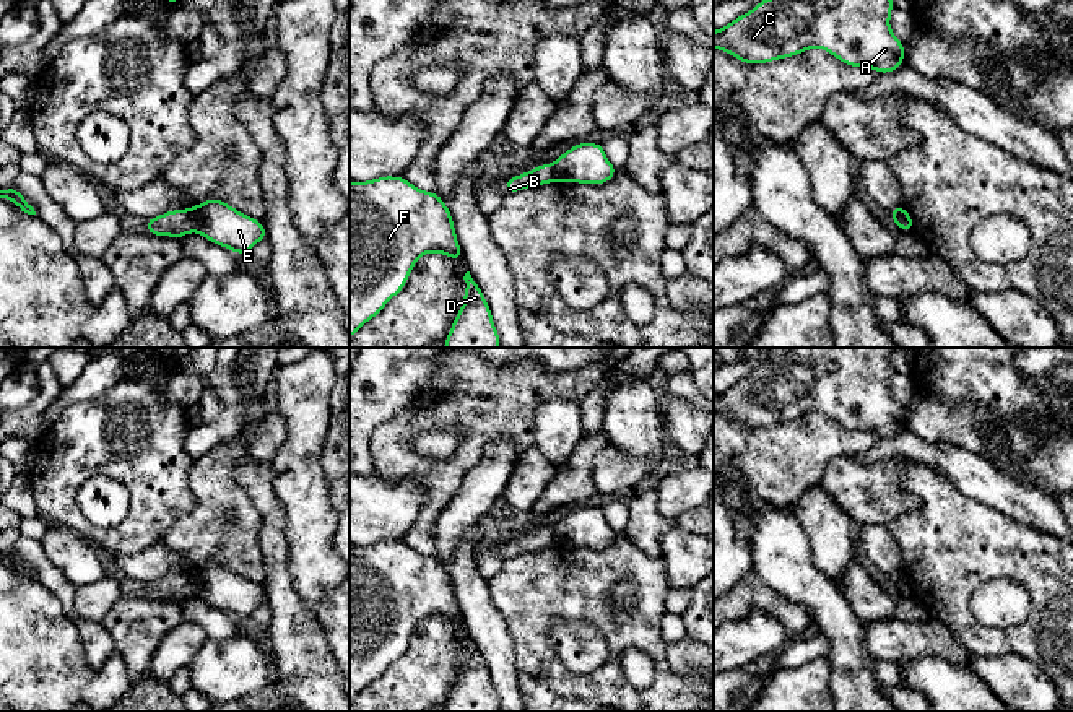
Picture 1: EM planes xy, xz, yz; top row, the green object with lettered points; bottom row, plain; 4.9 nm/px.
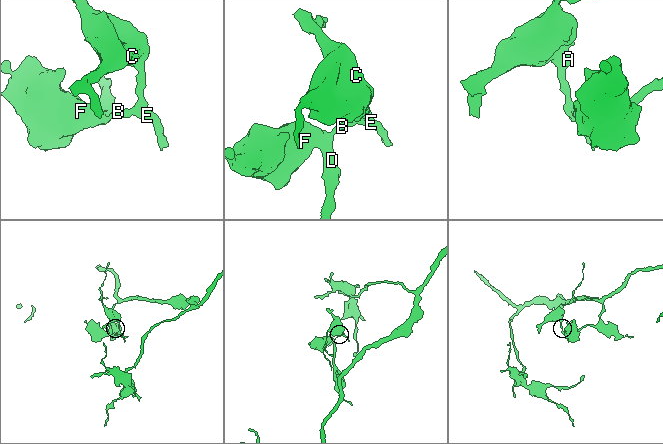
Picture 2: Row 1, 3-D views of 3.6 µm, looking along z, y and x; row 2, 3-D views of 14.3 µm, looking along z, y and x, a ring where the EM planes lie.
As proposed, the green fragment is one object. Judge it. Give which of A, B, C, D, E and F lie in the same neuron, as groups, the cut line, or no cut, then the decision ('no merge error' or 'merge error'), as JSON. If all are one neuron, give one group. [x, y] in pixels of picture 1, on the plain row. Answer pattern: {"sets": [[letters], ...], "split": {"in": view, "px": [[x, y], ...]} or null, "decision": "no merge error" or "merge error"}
{"sets": [["A", "C", "E"], ["B", "D", "F"]], "split": {"in": "xy", "px": [[187, 574], [192, 594]]}, "decision": "merge error"}

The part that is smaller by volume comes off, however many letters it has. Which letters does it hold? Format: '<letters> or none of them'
A, C, E

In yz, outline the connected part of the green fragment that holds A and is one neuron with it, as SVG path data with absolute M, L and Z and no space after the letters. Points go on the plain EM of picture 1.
M790 348L779 361L767 361L751 376L714 395L714 411L743 428L767 428L819 411L849 431L896 436L904 428L904 406L891 392L893 348Z

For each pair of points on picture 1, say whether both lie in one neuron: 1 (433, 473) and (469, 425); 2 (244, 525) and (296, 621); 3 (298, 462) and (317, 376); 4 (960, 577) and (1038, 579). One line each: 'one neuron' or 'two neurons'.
1: one neuron
2: two neurons
3: one neuron
4: one neuron

